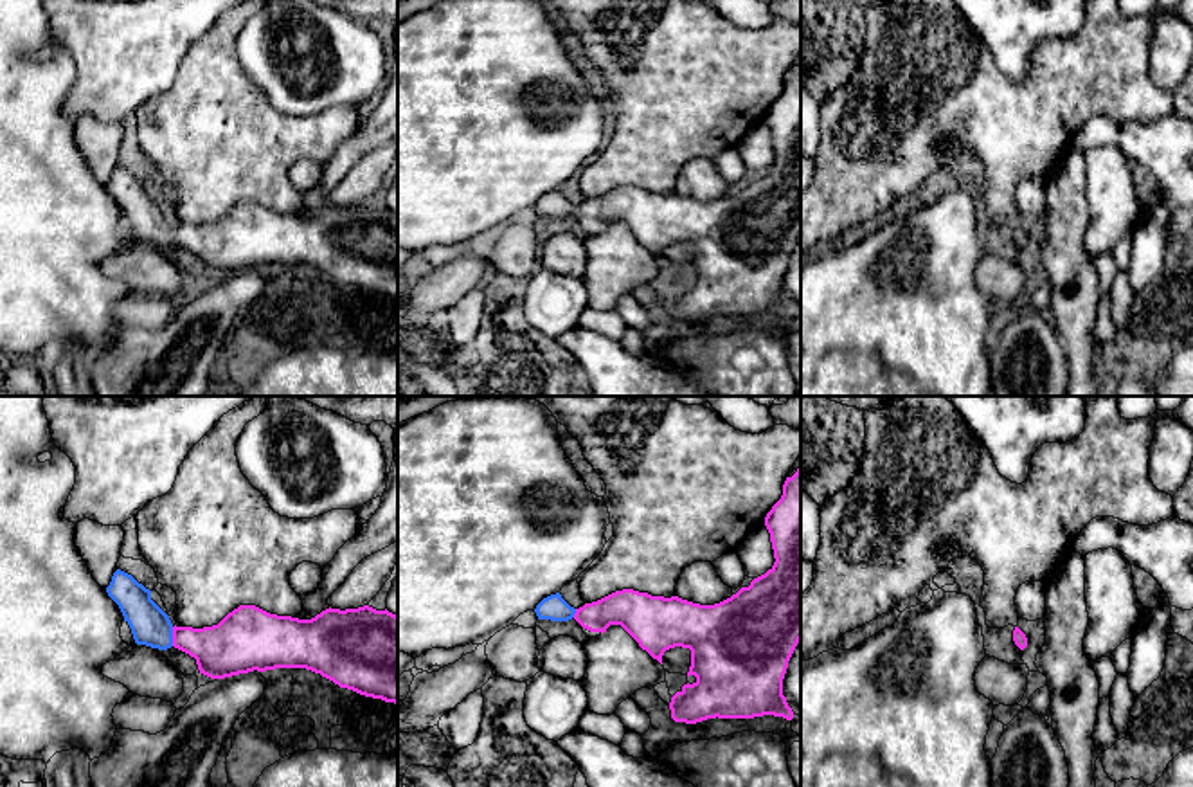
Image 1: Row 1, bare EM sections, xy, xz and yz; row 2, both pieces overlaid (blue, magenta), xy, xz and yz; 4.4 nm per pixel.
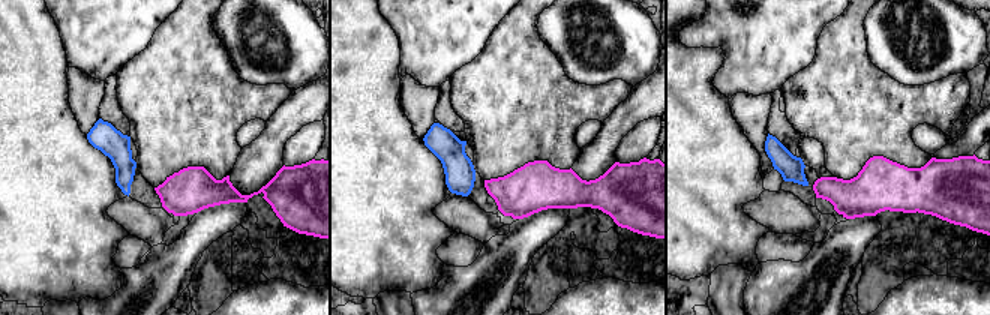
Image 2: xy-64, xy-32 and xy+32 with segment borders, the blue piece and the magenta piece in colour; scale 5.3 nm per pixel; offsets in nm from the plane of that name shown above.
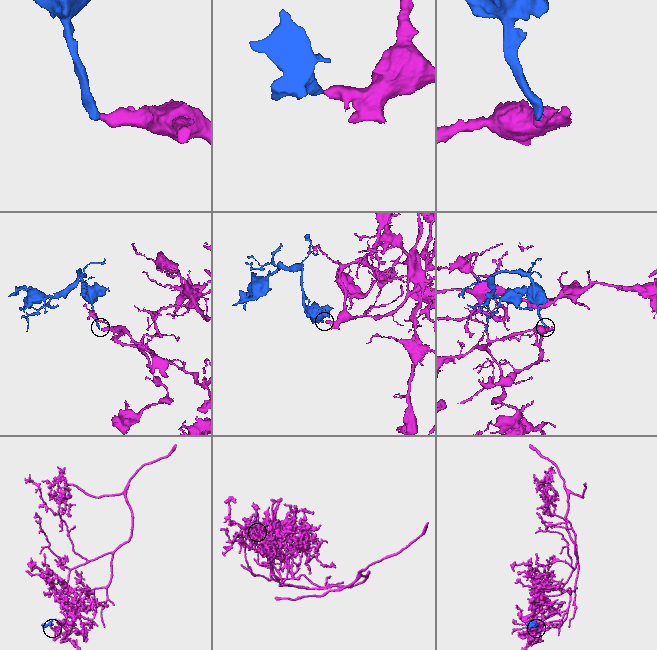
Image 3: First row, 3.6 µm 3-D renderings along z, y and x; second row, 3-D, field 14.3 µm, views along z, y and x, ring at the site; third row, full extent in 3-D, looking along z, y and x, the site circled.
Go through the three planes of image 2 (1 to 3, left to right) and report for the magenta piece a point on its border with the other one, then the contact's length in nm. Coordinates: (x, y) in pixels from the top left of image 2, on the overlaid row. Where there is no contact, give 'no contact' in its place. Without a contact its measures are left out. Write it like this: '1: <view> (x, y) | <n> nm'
1: no contact
2: no contact
3: no contact

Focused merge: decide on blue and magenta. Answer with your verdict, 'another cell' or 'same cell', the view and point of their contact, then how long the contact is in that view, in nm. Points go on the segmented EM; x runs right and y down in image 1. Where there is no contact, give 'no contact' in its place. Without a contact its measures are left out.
same cell | xy (171, 636) | 90 nm

